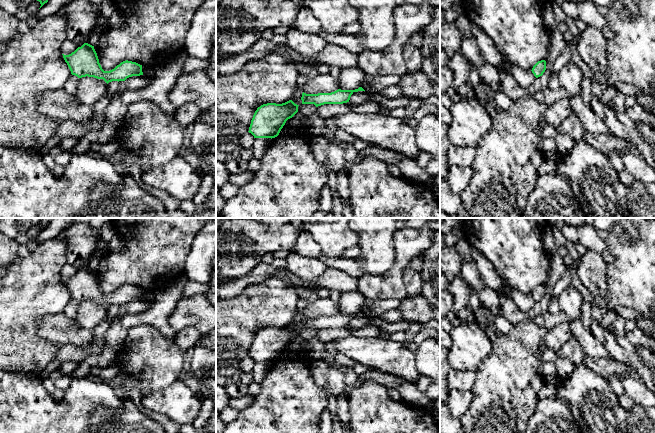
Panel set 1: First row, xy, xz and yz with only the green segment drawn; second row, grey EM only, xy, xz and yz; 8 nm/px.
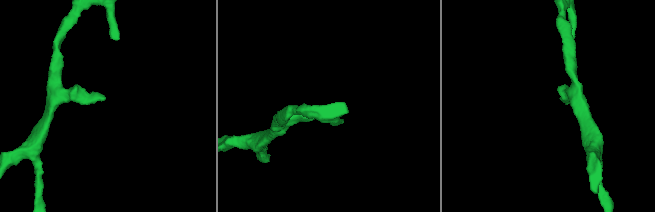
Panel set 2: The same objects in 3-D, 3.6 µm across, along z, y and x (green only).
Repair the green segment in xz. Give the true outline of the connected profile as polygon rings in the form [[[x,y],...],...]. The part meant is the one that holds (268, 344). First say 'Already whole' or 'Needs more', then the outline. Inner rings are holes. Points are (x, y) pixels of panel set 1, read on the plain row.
Already whole. [[[292,324],[282,328],[267,327],[257,332],[249,357],[254,362],[275,362],[279,359],[286,345],[298,336],[298,330]]]

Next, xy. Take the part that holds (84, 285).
Already whole. [[[84,267],[69,279],[62,279],[71,298],[78,302],[94,301],[103,303],[108,308],[112,305],[125,305],[129,301],[143,299],[142,289],[128,284],[121,286],[110,295],[104,295],[94,270],[88,267]]]

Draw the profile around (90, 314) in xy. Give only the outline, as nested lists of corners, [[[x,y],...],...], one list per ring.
[[[86,300],[80,302],[78,314],[74,320],[82,329],[93,330],[107,319],[107,315],[108,308],[103,303]]]

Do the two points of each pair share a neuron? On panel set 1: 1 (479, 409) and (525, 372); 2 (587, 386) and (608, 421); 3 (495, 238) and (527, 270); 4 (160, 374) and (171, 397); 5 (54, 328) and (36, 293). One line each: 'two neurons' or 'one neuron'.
1: one neuron
2: one neuron
3: one neuron
4: two neurons
5: two neurons

